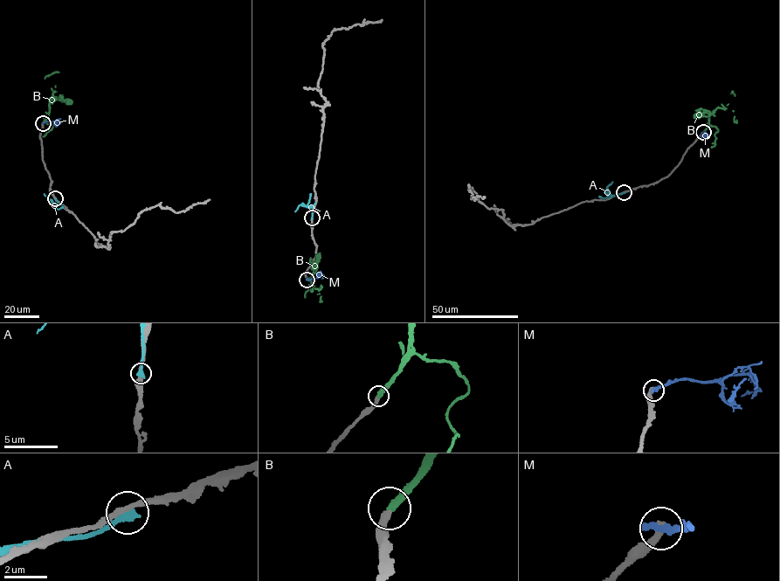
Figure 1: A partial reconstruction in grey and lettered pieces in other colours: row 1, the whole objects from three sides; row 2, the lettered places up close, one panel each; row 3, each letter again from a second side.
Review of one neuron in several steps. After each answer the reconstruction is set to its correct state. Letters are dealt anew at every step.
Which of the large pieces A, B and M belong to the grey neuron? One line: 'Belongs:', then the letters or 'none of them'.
Belongs: B

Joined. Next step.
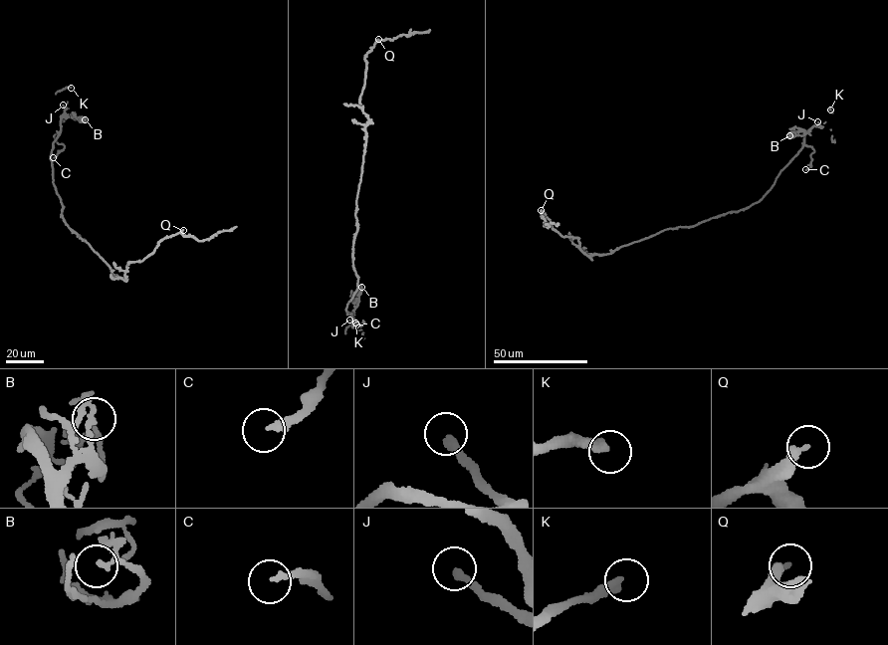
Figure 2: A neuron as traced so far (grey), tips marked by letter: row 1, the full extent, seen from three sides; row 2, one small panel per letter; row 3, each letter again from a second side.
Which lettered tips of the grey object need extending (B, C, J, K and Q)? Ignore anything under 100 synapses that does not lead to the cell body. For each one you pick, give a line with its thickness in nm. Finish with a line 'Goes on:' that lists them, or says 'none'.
J: calibre 240 nm
K: calibre 320 nm
Goes on: J, K

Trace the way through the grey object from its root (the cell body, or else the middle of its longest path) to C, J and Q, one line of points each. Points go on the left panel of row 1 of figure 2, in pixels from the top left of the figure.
C: (90, 246), (61, 216), (63, 206), (53, 182), (50, 157), (59, 131), (54, 136), (64, 147), (53, 157)
J: (90, 246), (64, 222), (61, 216), (63, 206), (53, 180), (51, 154), (66, 108), (63, 105)
Q: (90, 246), (112, 274), (123, 279), (127, 262), (142, 261), (158, 242), (183, 230)

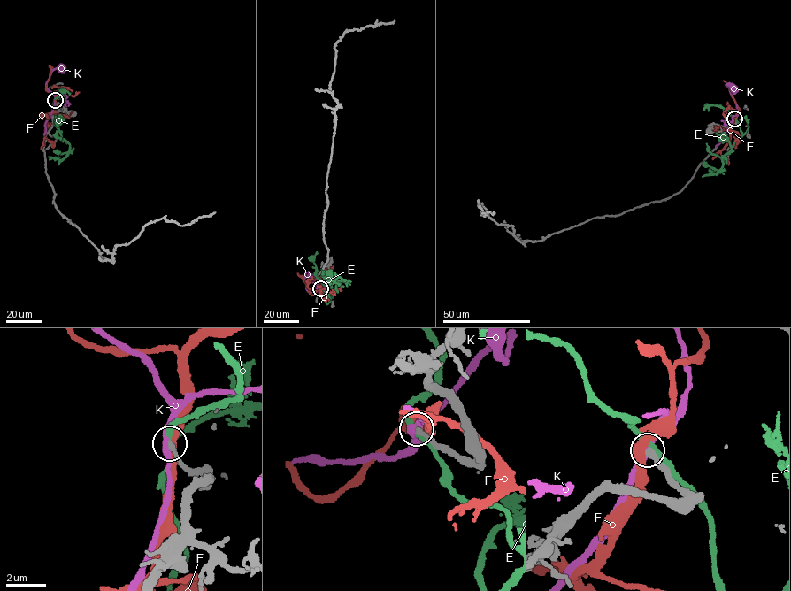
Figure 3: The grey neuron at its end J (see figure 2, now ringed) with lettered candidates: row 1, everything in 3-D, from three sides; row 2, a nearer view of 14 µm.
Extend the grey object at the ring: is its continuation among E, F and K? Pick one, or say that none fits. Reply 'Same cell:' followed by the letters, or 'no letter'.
Same cell: no letter

